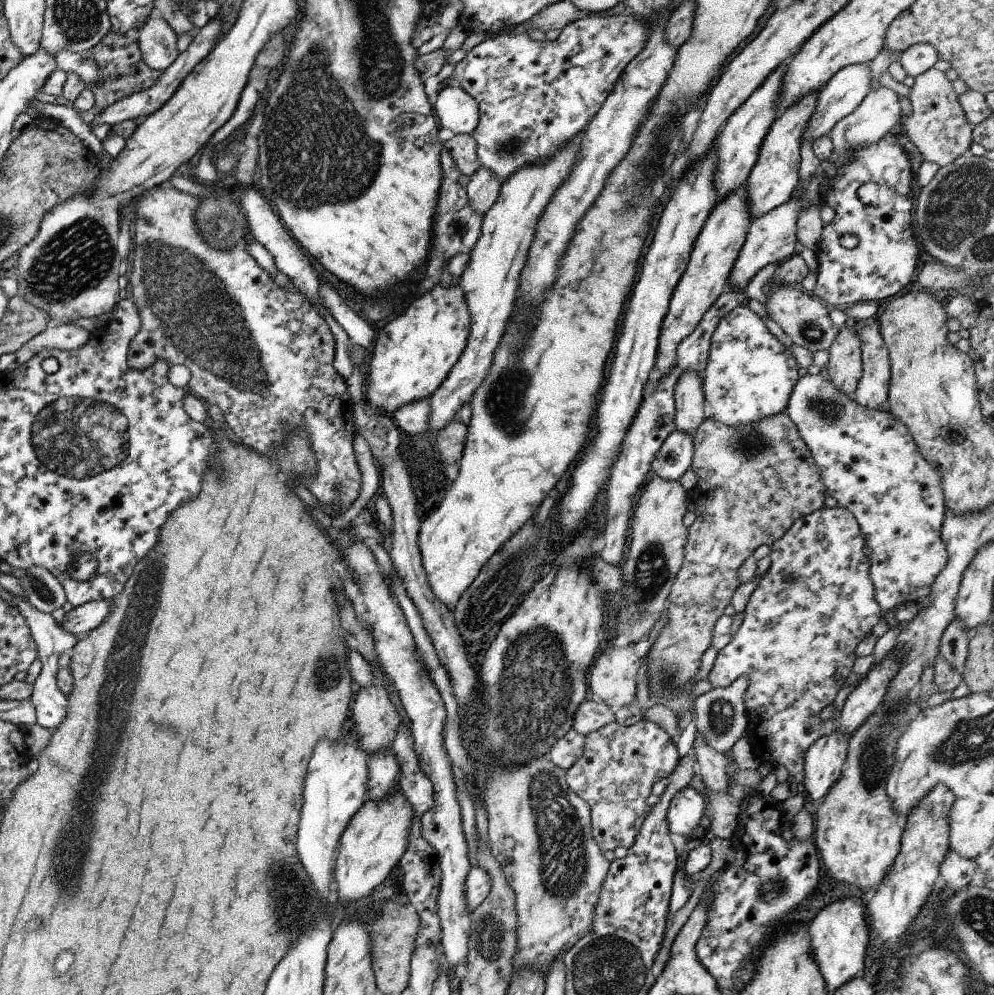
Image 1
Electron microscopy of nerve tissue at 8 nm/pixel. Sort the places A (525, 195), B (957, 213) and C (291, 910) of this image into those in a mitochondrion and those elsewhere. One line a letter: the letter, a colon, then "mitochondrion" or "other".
A: other
B: mitochondrion
C: mitochondrion

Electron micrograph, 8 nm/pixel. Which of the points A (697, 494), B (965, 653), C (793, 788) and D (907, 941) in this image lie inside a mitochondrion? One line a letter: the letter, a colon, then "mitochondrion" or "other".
A: other
B: other
C: other
D: other

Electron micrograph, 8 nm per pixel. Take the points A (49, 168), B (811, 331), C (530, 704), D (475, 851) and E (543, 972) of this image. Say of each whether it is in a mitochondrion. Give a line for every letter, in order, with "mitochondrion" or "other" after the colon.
A: other
B: mitochondrion
C: mitochondrion
D: other
E: other

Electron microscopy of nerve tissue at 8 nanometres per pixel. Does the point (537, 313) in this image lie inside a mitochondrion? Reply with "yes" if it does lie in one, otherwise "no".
yes

